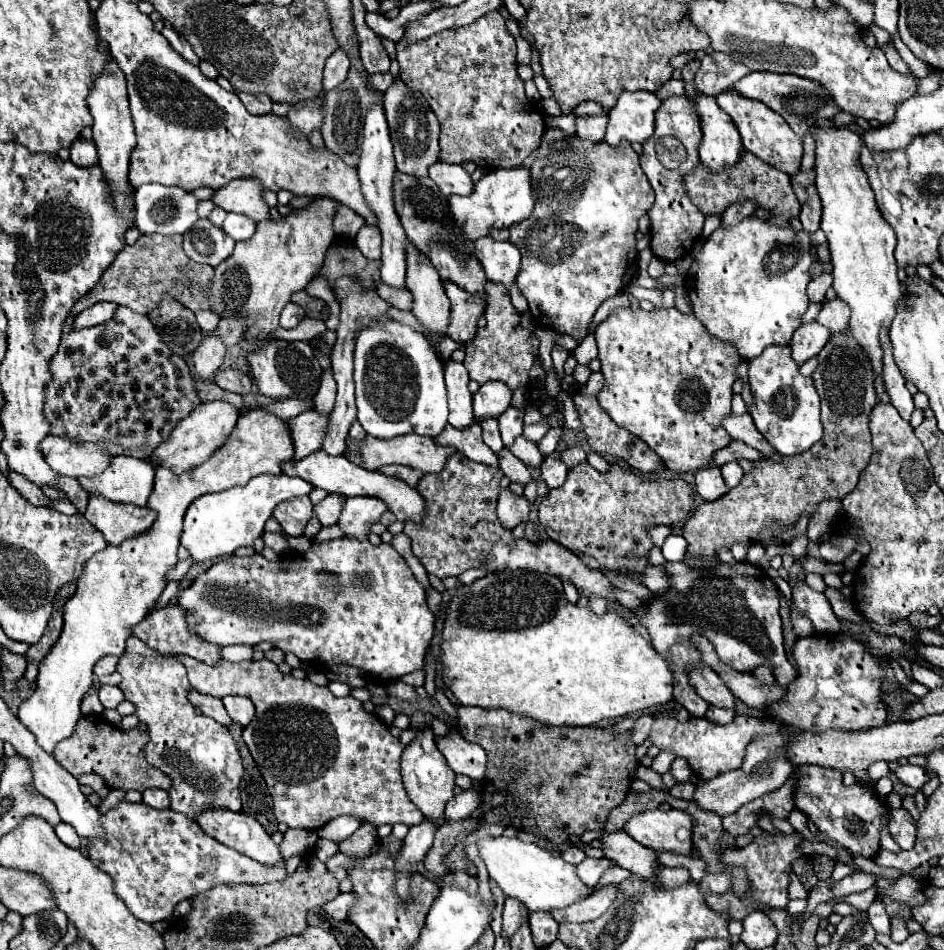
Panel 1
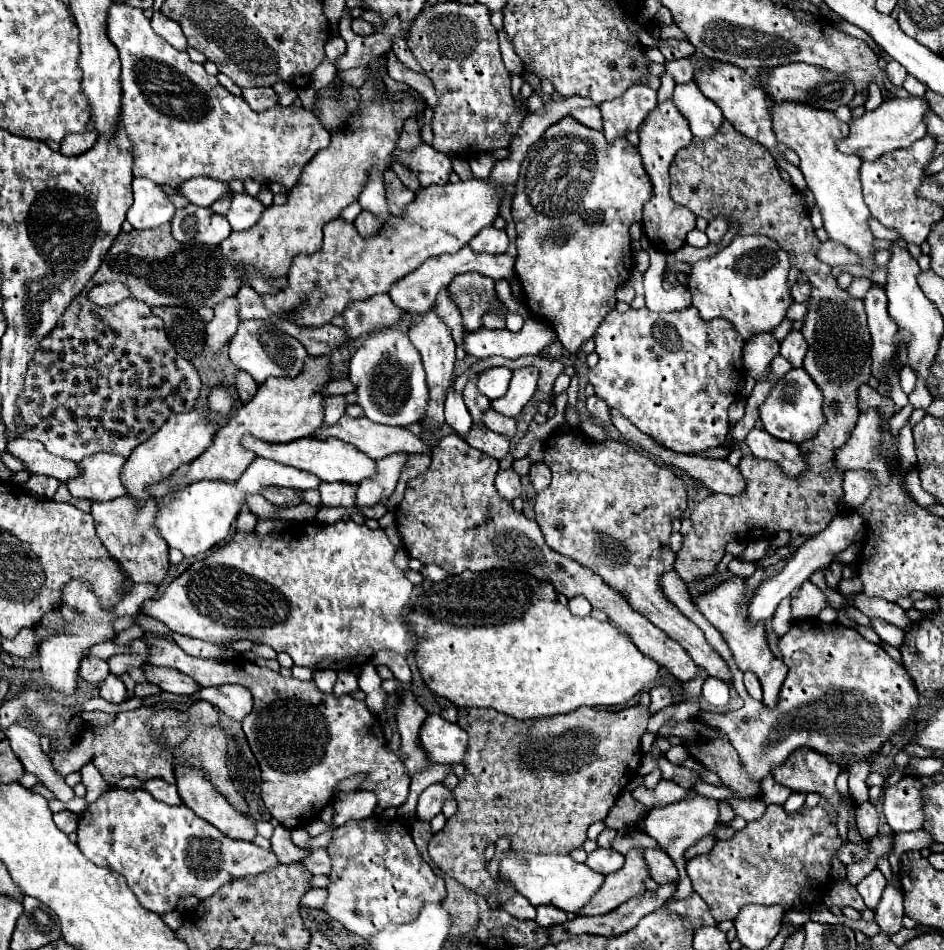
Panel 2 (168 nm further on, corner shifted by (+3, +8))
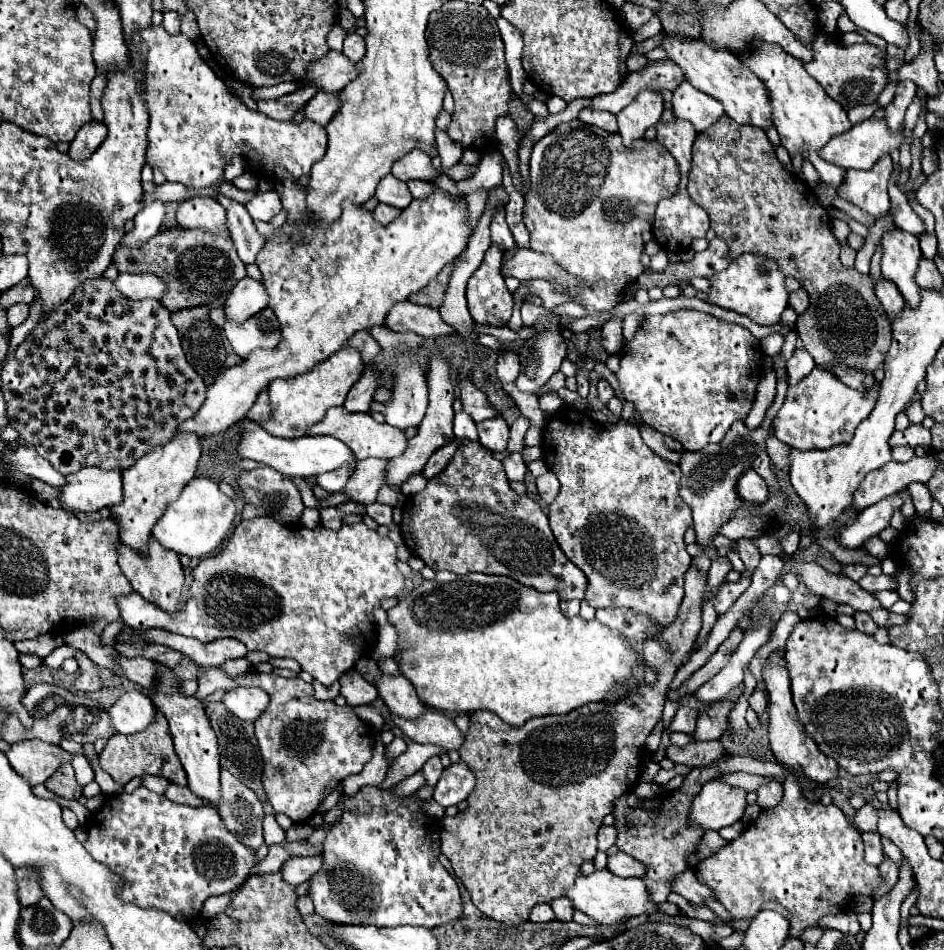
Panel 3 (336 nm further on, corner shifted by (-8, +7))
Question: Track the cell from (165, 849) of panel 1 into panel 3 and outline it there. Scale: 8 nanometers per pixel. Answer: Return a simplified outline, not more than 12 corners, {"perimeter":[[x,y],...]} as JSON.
{"perimeter":[[143,786],[85,848],[121,898],[177,920],[259,864],[213,806]]}

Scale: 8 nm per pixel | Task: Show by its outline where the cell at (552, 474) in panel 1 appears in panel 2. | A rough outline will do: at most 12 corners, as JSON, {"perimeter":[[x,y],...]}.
{"perimeter":[[534,463],[528,477],[540,493],[550,485],[550,469],[546,463]]}

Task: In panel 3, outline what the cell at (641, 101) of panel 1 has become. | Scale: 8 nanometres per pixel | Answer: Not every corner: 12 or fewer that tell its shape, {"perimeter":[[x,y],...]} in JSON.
{"perimeter":[[641,90],[617,114],[623,144],[661,120],[661,94]]}

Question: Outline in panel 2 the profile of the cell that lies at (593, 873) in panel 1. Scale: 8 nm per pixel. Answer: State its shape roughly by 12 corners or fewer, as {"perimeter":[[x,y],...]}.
{"perimeter":[[596,849],[586,865],[608,875],[624,865],[614,849]]}

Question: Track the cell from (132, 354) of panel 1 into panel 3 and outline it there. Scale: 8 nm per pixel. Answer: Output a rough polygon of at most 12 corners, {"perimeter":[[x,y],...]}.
{"perimeter":[[107,278],[3,366],[59,472],[125,470],[205,402],[171,312]]}

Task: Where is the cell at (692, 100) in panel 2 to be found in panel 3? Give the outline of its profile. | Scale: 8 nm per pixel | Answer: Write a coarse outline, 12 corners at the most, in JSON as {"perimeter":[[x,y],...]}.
{"perimeter":[[683,82],[673,112],[705,132],[725,114],[719,100]]}

